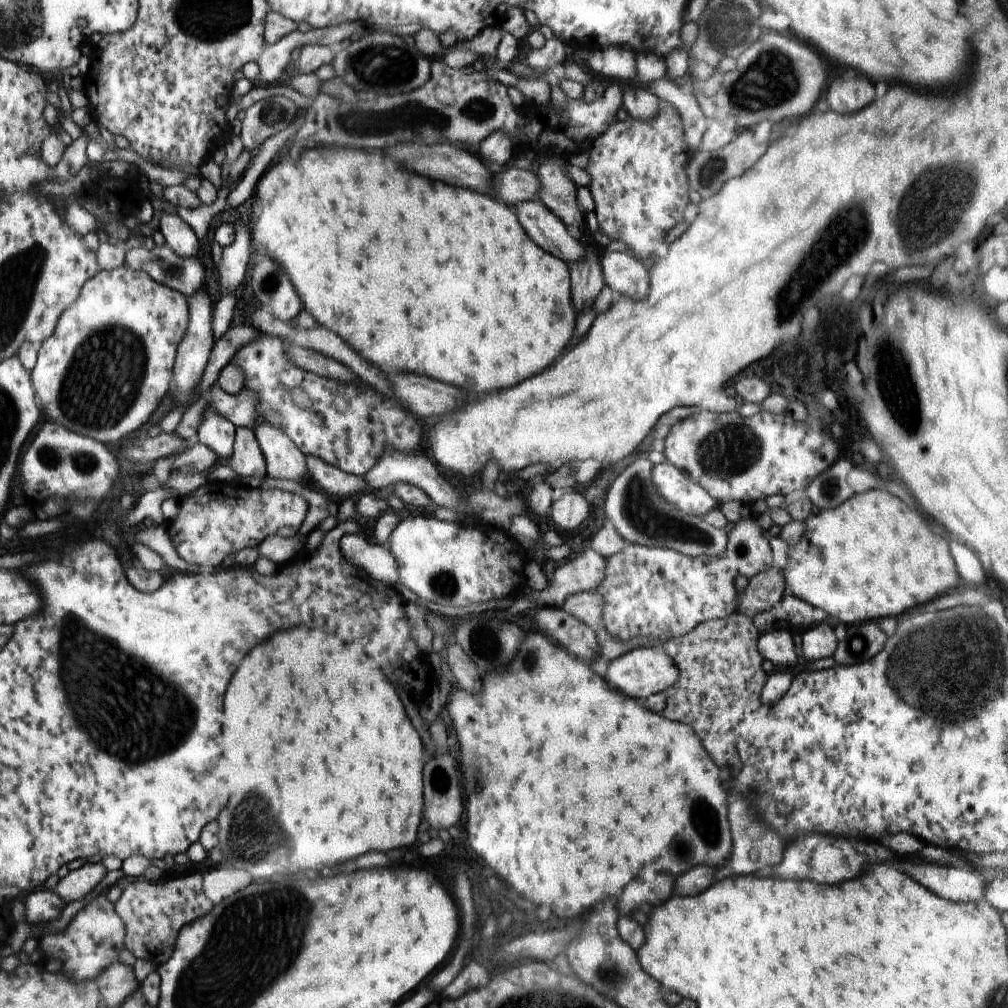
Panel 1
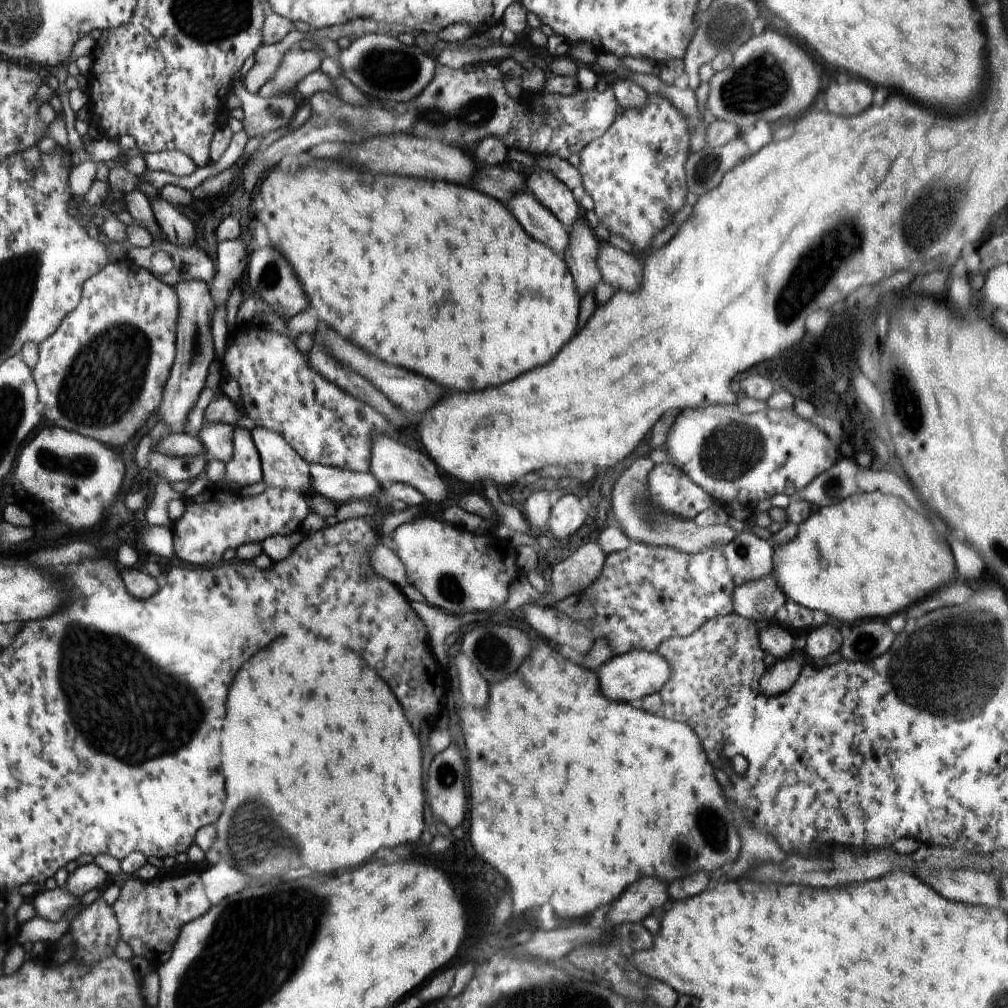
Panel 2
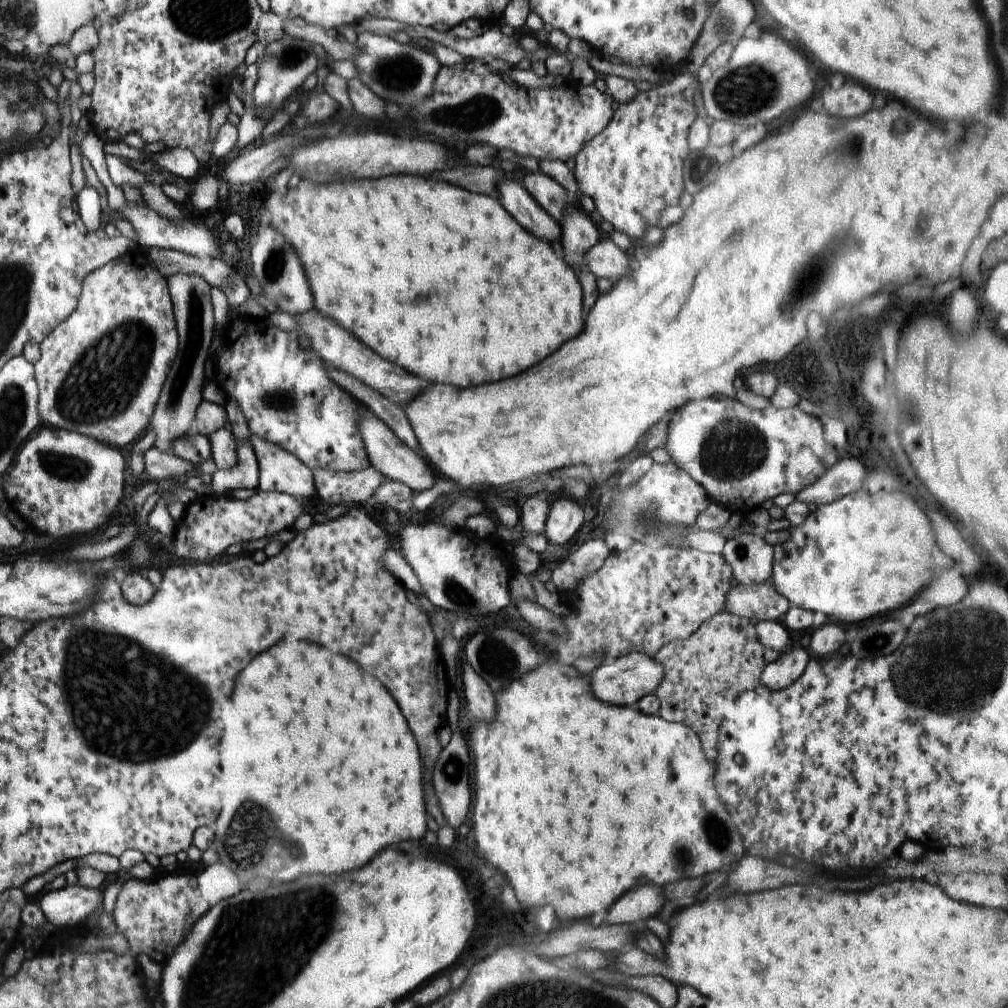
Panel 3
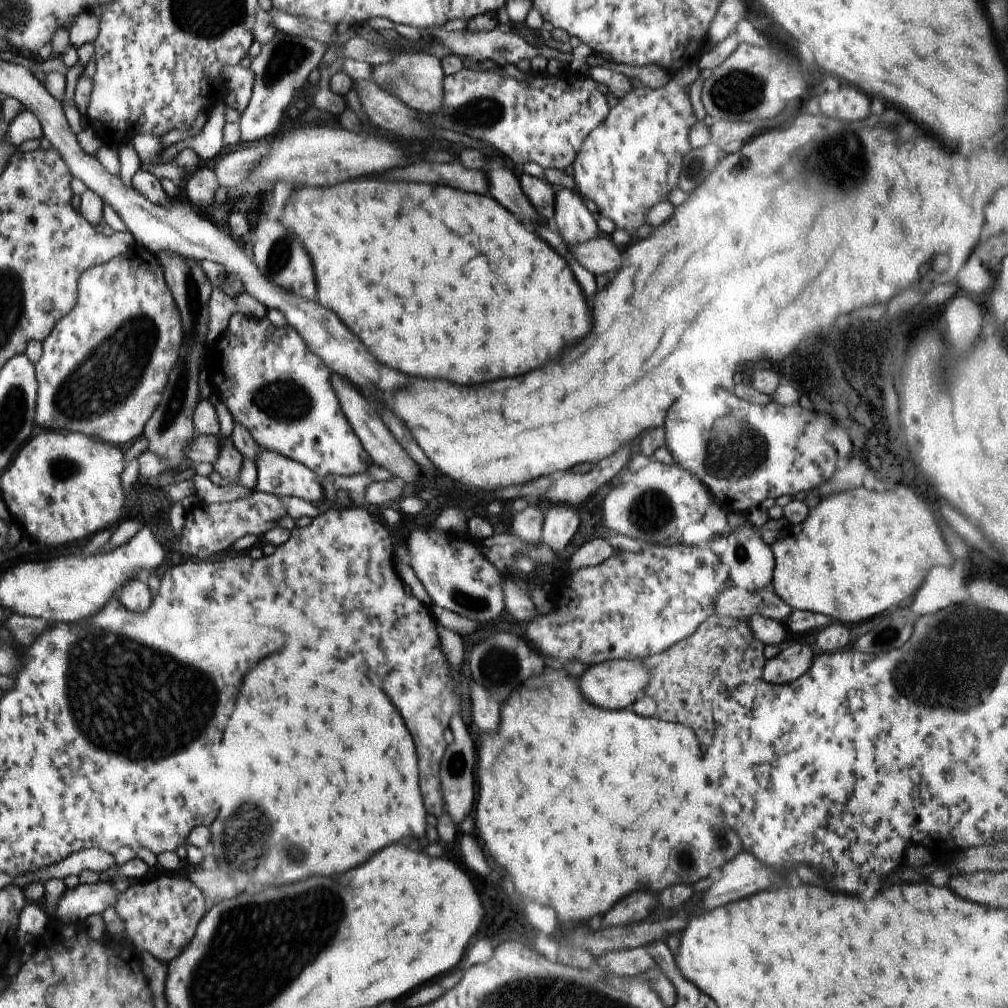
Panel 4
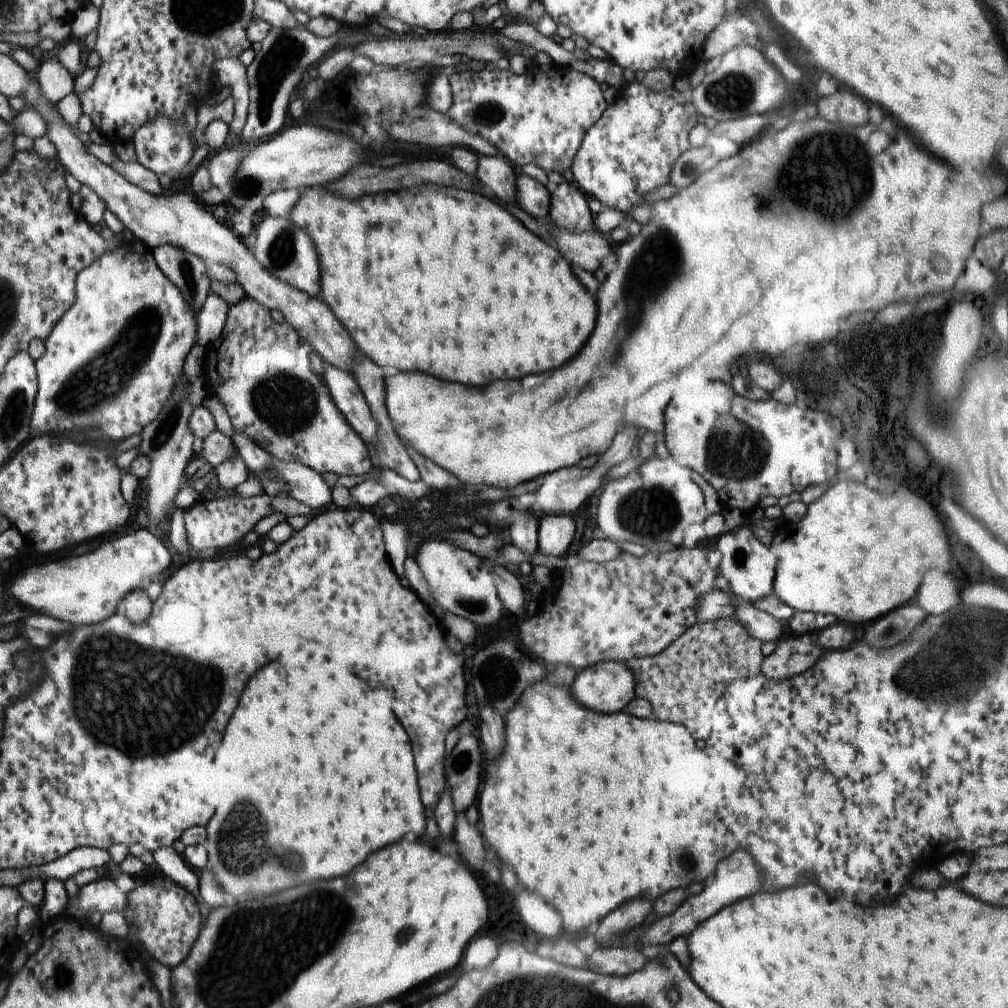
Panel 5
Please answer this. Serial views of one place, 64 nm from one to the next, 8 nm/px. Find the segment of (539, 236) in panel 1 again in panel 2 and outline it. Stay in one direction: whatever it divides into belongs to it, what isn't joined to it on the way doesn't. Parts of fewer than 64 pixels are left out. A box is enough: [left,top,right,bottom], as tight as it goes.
[508,192,570,252]

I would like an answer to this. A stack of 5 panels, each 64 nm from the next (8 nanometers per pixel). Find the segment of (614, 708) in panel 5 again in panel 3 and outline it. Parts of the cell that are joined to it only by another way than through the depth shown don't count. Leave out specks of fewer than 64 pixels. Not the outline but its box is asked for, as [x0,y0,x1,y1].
[589,652,664,706]

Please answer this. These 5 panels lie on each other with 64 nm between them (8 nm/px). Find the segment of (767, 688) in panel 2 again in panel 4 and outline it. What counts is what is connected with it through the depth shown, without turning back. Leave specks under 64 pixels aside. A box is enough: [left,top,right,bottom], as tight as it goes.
[762,642,814,684]

